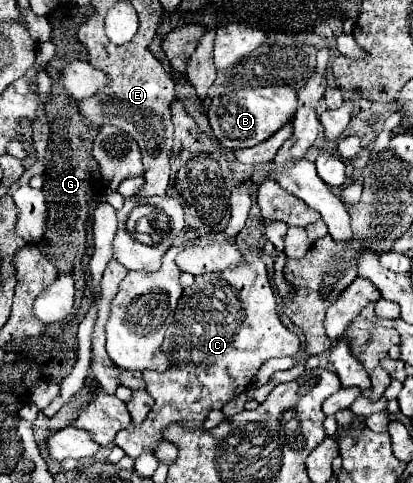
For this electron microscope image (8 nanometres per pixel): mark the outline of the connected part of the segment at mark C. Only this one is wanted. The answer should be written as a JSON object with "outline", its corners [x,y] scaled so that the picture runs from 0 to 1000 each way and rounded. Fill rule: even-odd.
{"outline":[[[610,511],[591,524],[591,545],[581,545],[576,553],[538,561],[528,569],[475,573],[470,590],[446,598],[441,619],[426,636],[421,669],[407,677],[392,710],[392,727],[412,743],[412,764],[402,772],[349,768],[349,785],[358,797],[354,810],[373,818],[378,839],[368,843],[363,859],[354,863],[354,876],[344,876],[339,888],[291,892],[276,917],[291,930],[300,930],[305,942],[315,942],[320,950],[334,950],[344,938],[378,934],[373,909],[383,913],[387,896],[402,884],[412,884],[416,876],[441,876],[446,884],[465,884],[465,888],[489,884],[489,872],[504,863],[513,847],[538,847],[552,830],[600,810],[610,781],[644,743],[712,735],[722,723],[726,723],[726,702],[702,681],[692,681],[678,669],[678,656],[668,652],[663,607],[654,594],[644,549],[634,545],[634,524],[630,516]]]}

